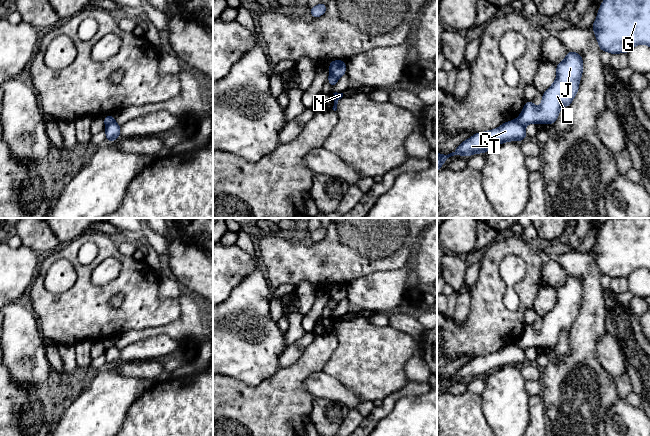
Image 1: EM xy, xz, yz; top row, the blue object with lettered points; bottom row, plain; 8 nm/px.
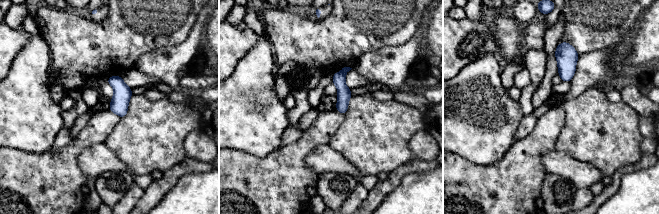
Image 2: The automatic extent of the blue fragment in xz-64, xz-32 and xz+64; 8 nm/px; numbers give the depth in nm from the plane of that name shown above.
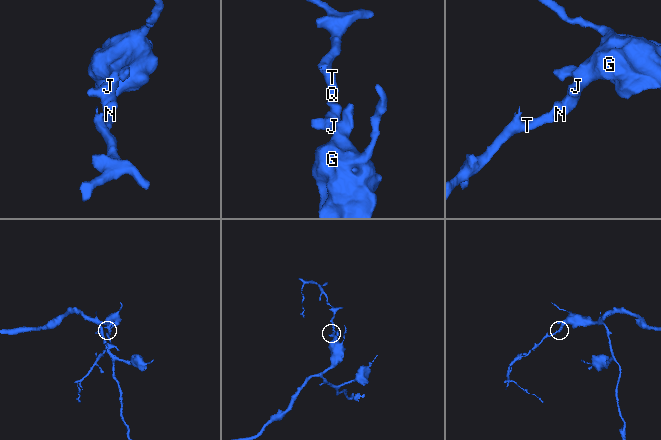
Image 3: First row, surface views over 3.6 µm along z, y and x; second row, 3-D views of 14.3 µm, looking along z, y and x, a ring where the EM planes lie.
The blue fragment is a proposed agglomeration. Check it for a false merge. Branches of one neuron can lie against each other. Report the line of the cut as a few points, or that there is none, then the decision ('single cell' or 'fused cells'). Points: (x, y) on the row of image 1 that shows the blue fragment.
cut xz (330, 72), (337, 79); fused cells

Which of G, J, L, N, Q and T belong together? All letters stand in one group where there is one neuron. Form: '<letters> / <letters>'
G J L N / Q T

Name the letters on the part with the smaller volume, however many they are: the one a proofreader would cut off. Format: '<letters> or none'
Q, T

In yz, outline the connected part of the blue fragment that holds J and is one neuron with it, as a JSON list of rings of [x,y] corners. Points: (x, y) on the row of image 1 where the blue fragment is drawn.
[[[569,51],[566,58],[556,65],[557,77],[554,83],[543,93],[542,104],[537,109],[533,101],[525,101],[522,113],[516,119],[523,126],[530,123],[554,124],[563,106],[569,107],[578,92],[580,79],[583,73],[583,59],[579,53]]]

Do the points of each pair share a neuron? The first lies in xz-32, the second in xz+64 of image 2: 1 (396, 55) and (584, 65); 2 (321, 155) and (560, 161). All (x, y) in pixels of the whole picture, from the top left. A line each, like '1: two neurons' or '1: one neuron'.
1: one neuron
2: one neuron

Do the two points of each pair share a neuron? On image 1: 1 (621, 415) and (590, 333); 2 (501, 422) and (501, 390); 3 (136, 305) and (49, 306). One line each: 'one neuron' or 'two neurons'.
1: two neurons
2: one neuron
3: one neuron

